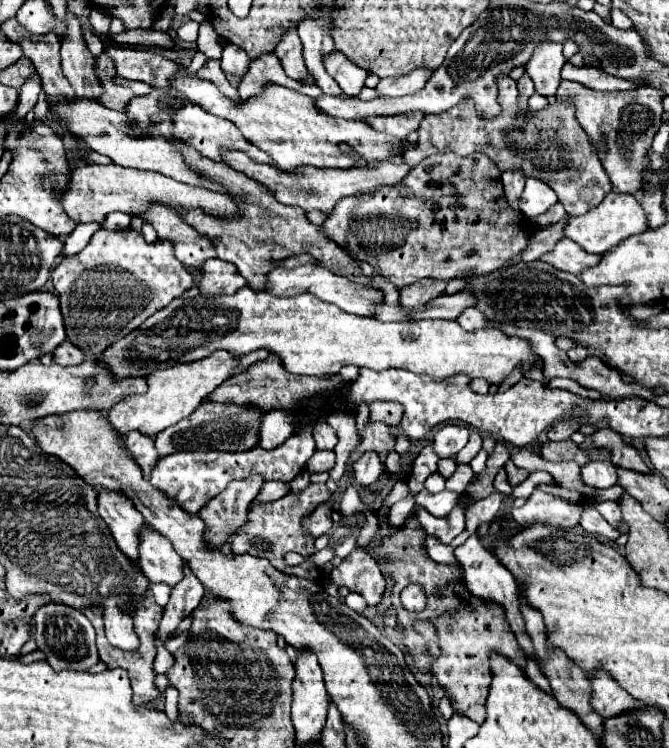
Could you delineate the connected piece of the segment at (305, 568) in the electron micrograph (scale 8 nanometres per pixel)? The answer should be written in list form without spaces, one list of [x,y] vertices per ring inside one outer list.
[[[309,484],[305,490],[289,492],[287,496],[283,496],[279,500],[273,500],[273,502],[267,502],[267,504],[255,504],[255,502],[251,502],[249,504],[247,524],[243,524],[241,528],[233,530],[229,534],[229,538],[227,538],[227,542],[231,544],[233,554],[251,554],[251,556],[257,556],[257,558],[265,558],[265,560],[269,560],[273,564],[275,570],[279,570],[283,574],[293,574],[293,576],[301,576],[301,578],[319,580],[321,570],[315,564],[305,562],[301,566],[289,568],[289,566],[285,566],[283,556],[287,552],[299,552],[305,558],[315,554],[315,546],[313,546],[315,544],[315,538],[309,532],[303,530],[301,520],[305,516],[309,516],[329,496],[331,496],[331,492],[327,490],[325,484]]]

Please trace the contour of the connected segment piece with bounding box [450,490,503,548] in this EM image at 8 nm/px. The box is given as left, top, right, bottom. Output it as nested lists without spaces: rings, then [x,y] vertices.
[[[497,490],[487,496],[485,500],[479,500],[479,502],[471,502],[467,508],[465,508],[466,527],[461,534],[451,542],[451,546],[456,548],[463,544],[471,534],[475,534],[475,530],[483,524],[483,522],[491,522],[499,508],[501,508],[501,502],[503,502],[503,494],[499,494]]]

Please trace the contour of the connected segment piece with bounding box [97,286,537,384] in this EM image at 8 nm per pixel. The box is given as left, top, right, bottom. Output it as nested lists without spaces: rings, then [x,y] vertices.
[[[241,288],[239,292],[227,296],[179,296],[169,302],[163,310],[155,312],[147,318],[135,332],[111,344],[97,360],[107,364],[107,370],[115,378],[129,376],[149,376],[157,368],[167,368],[173,364],[187,364],[217,350],[227,350],[231,356],[239,358],[253,350],[267,350],[269,354],[279,356],[283,368],[291,374],[299,376],[317,376],[329,378],[339,374],[339,370],[347,364],[371,370],[387,370],[387,368],[403,368],[415,374],[429,374],[433,378],[449,378],[455,374],[469,374],[471,378],[485,378],[491,384],[501,384],[519,364],[523,364],[523,374],[527,374],[537,356],[529,348],[529,342],[507,338],[503,332],[489,328],[485,332],[465,332],[457,322],[449,320],[411,320],[411,322],[381,322],[381,320],[361,320],[361,316],[349,316],[341,312],[335,304],[325,304],[317,300],[313,294],[299,294],[291,298],[279,298],[269,292],[253,292],[251,288]]]

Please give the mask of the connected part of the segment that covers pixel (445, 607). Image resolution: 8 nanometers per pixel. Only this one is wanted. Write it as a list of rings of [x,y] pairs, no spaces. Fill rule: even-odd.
[[[409,514],[405,518],[405,524],[401,526],[399,532],[395,532],[389,538],[371,542],[371,548],[367,552],[373,554],[373,558],[383,562],[381,564],[383,574],[393,580],[391,604],[397,608],[397,624],[405,630],[403,646],[415,658],[415,666],[419,666],[423,672],[433,674],[437,678],[437,684],[445,690],[447,698],[453,702],[455,712],[471,718],[477,724],[483,724],[485,716],[487,716],[485,700],[489,694],[491,676],[493,676],[491,666],[489,666],[489,656],[493,652],[497,652],[497,654],[513,660],[523,672],[525,672],[525,664],[527,664],[527,658],[525,658],[523,650],[519,648],[515,634],[511,632],[511,626],[505,618],[503,606],[473,596],[467,590],[467,586],[461,582],[461,578],[457,574],[453,574],[447,564],[437,564],[429,558],[427,550],[425,550],[425,530],[421,528],[421,524],[417,522],[417,518],[413,514]],[[407,584],[421,584],[425,588],[429,606],[421,614],[407,612],[401,606],[399,592]],[[417,620],[427,620],[435,626],[435,630],[439,634],[439,650],[441,650],[439,658],[435,658],[435,660],[431,658],[429,644],[413,630],[413,624]]]

